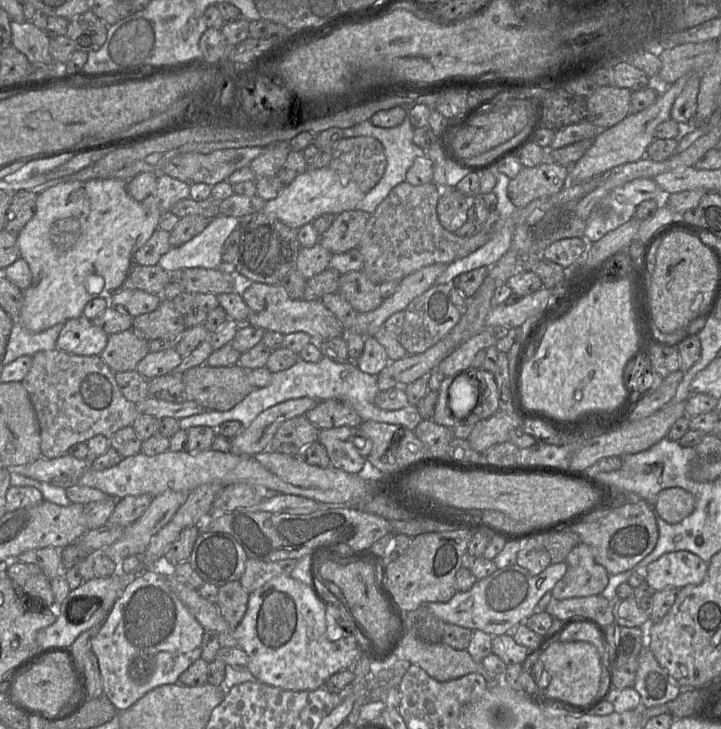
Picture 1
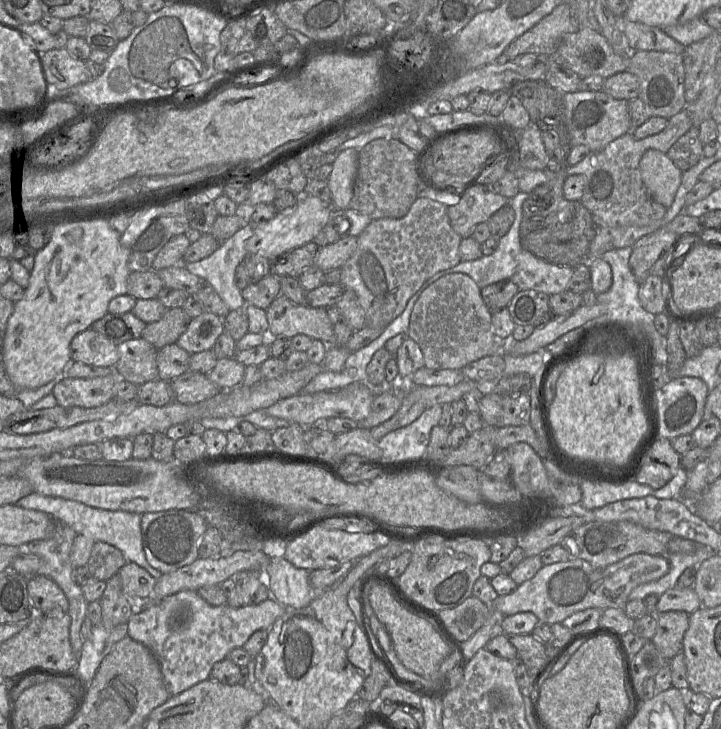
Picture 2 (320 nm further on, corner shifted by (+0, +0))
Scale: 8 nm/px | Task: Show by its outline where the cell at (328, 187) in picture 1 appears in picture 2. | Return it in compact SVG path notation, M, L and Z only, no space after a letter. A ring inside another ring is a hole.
M306 194L299 195L299 200L293 207L278 211L272 219L254 225L252 236L245 242L246 251L273 259L312 242L313 238L324 229L330 213L331 205L326 205L319 198Z

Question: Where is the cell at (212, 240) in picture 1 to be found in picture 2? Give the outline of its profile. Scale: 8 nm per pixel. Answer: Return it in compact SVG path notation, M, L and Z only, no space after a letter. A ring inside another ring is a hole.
M252 224L245 225L233 236L221 242L208 257L185 263L189 272L217 292L229 310L244 309L246 306L241 290L235 283L235 273L247 255L245 242L253 232Z

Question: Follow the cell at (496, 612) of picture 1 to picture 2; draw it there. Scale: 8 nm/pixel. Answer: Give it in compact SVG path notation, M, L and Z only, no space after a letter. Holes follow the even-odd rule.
M636 553L604 568L594 568L582 559L567 560L544 565L536 575L518 585L509 595L498 596L490 609L501 612L505 617L519 612L535 614L539 623L552 625L575 612L589 608L623 608L629 601L631 591L637 586L660 579L669 571L670 565L665 555Z

